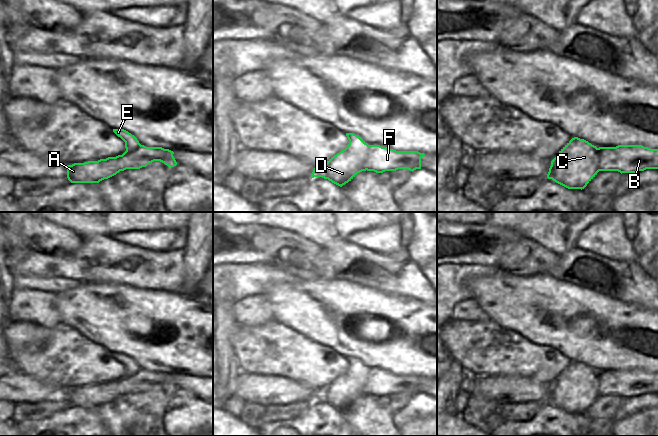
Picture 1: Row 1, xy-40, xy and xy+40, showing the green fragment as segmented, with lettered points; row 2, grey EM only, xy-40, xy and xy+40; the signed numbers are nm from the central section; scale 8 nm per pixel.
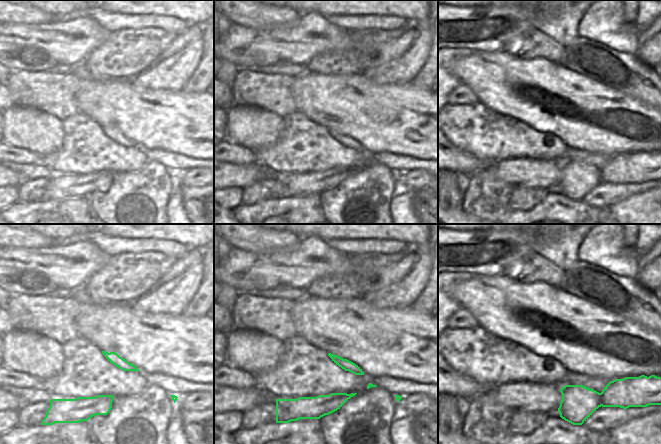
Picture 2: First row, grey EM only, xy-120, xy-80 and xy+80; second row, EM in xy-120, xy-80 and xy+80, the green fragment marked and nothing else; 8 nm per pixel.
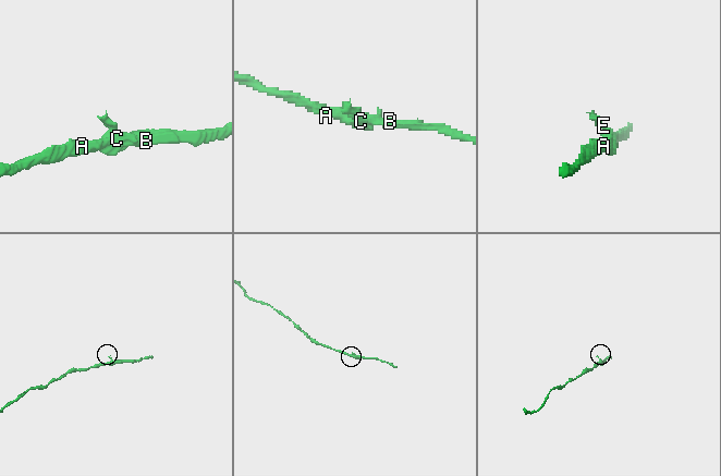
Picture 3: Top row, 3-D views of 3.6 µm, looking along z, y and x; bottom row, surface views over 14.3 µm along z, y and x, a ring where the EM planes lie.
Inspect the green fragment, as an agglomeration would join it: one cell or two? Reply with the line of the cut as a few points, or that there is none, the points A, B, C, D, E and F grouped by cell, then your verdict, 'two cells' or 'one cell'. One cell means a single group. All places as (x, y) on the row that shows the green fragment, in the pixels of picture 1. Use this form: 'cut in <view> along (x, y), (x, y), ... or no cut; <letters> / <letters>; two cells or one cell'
no cut; A B C D E F; one cell

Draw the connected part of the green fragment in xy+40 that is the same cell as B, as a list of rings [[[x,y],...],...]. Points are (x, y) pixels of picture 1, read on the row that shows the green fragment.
[[[572,138],[551,161],[548,179],[568,189],[584,189],[599,171],[636,173],[658,169],[658,149],[642,145],[599,147]]]

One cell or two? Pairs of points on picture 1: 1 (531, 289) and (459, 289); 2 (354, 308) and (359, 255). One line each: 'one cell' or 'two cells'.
1: two cells
2: two cells

